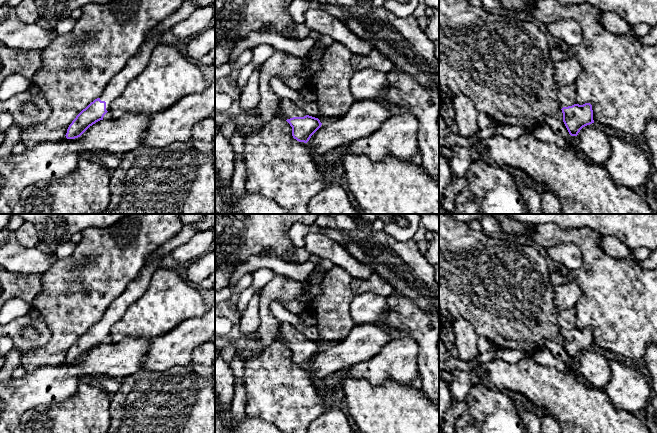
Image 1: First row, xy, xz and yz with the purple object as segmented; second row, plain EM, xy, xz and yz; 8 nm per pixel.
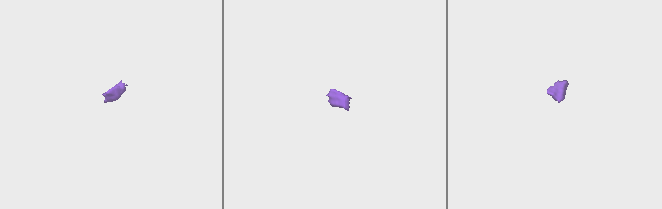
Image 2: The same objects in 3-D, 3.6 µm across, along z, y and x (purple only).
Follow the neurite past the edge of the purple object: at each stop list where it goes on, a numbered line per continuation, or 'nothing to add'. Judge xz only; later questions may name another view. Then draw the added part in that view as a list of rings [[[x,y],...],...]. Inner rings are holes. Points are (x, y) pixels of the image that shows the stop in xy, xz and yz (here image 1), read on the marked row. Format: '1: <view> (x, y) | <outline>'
1: xz (287, 109) | [[[280,99],[277,111],[278,117],[284,120],[293,117],[304,117],[307,115],[307,113],[303,109],[301,109],[296,103],[287,99]]]

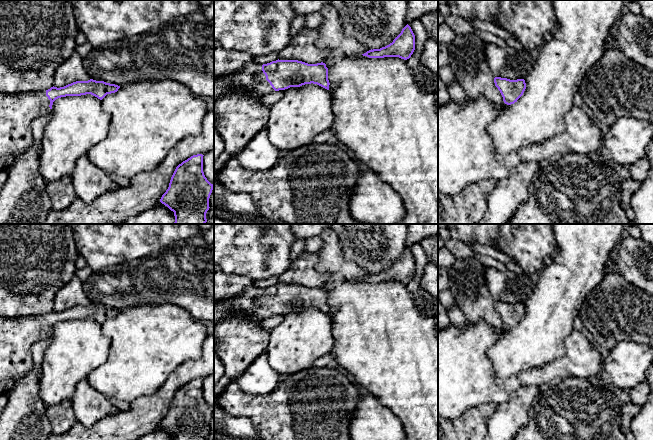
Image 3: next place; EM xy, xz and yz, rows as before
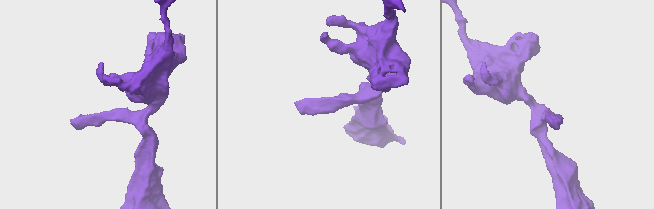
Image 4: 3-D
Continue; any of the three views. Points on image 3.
1: xz (250, 78) | [[[251,62],[239,72],[224,79],[214,80],[214,101],[228,91],[245,91],[251,95],[266,95],[275,91],[262,71],[262,65]]]

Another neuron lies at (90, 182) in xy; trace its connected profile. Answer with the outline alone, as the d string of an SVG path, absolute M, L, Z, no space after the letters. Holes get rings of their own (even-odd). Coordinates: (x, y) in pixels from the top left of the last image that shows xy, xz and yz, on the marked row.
M86 155L78 159L70 177L77 197L87 204L119 187L103 170L90 162Z

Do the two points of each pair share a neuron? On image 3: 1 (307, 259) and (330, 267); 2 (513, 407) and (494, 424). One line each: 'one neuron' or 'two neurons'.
1: two neurons
2: one neuron

